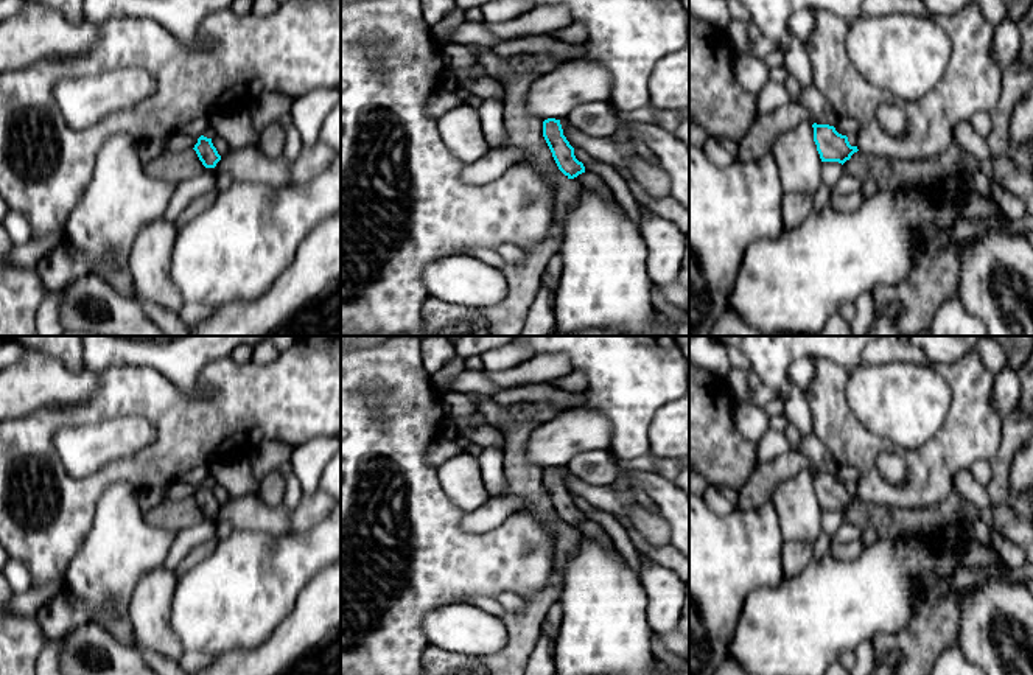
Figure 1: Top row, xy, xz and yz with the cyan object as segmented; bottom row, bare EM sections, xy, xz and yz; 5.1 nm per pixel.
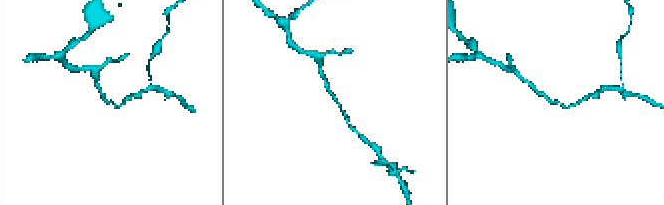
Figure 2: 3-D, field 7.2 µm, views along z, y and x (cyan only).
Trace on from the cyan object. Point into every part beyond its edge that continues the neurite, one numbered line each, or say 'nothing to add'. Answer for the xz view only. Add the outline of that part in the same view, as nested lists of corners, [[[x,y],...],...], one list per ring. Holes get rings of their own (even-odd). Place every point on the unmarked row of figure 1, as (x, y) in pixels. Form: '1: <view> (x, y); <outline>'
nothing to add

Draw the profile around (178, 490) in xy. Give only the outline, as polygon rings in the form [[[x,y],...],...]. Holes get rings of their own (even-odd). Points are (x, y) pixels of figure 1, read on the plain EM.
[[[174,482],[165,487],[163,501],[179,501],[184,498],[191,498],[198,491],[196,485],[188,485],[184,482]]]

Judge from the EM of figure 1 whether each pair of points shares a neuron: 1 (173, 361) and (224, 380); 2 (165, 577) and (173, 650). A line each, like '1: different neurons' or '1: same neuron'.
1: different neurons
2: same neuron

